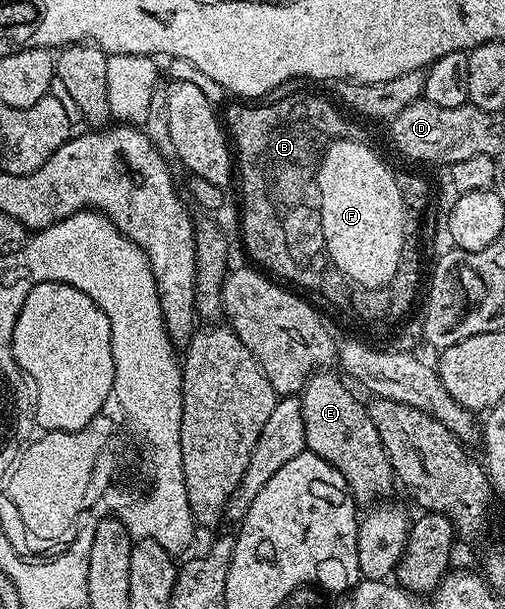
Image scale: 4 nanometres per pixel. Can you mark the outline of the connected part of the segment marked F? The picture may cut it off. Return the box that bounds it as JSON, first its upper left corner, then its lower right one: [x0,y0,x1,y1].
[320,144,406,284]

